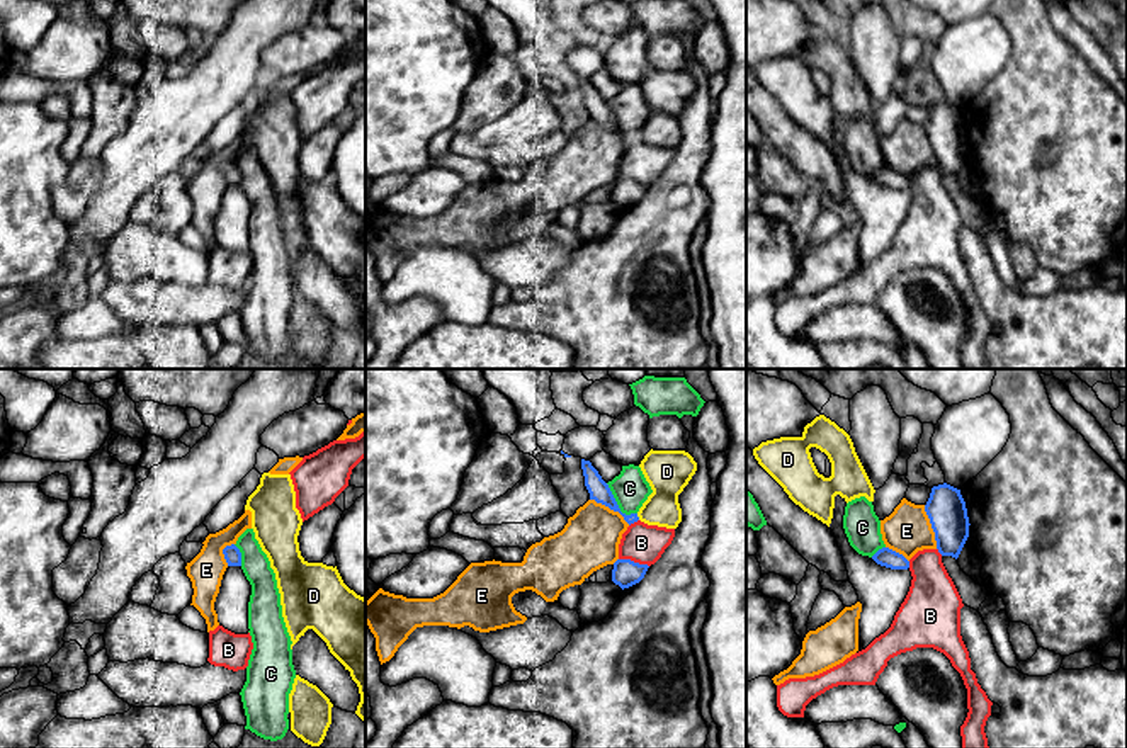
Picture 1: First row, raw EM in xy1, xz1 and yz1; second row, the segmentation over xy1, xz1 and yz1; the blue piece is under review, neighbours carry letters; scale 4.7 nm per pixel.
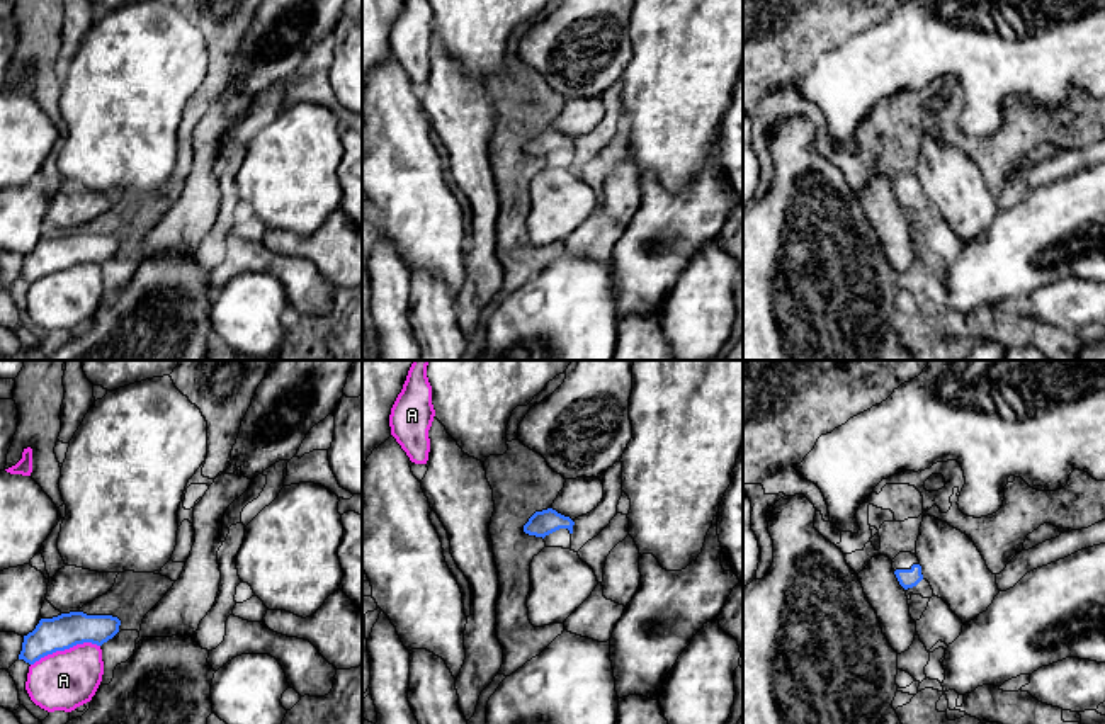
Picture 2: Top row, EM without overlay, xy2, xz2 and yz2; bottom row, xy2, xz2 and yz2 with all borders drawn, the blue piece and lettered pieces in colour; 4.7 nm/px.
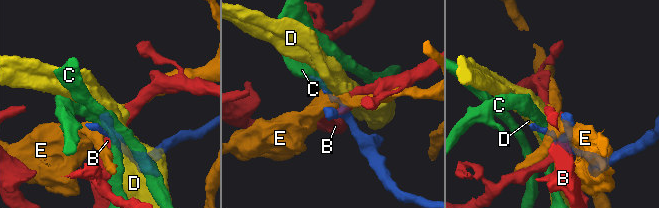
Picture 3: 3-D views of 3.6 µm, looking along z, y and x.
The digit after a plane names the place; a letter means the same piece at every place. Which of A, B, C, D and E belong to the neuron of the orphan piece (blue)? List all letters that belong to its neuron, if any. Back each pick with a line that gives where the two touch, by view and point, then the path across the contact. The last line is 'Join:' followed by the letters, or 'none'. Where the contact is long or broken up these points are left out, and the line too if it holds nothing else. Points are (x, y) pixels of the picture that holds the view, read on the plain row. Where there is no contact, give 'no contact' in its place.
Join: none

